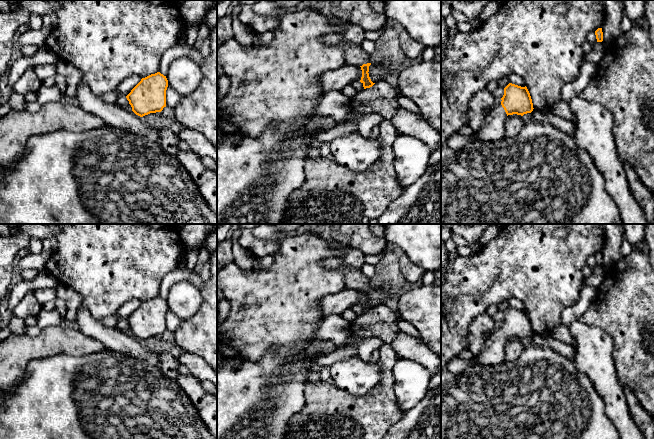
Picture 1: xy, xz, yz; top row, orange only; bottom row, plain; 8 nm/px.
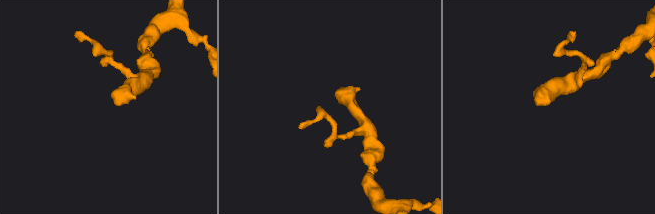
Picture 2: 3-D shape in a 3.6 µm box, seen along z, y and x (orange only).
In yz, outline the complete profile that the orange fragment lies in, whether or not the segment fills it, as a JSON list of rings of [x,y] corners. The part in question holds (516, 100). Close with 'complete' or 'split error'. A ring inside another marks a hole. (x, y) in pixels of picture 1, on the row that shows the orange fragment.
[[[509,83],[504,88],[501,103],[491,108],[478,131],[473,131],[470,140],[499,141],[505,137],[505,120],[508,115],[521,115],[533,111],[533,103],[527,87]]]; split error

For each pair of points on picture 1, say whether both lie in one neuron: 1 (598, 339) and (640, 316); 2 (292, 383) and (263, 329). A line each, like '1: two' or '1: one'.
1: two
2: two

